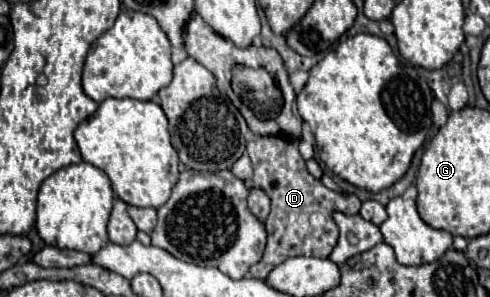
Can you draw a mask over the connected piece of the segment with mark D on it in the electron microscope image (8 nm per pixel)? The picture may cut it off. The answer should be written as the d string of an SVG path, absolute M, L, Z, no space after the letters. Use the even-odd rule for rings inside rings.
M259 136L257 140L251 140L247 144L247 154L253 162L255 176L253 176L253 186L265 190L271 198L271 214L265 220L267 226L267 248L263 254L263 260L253 264L249 274L253 278L265 280L267 274L285 262L291 256L319 256L319 258L329 258L333 252L337 238L339 238L339 228L331 218L333 210L339 210L347 216L359 214L361 200L355 194L341 196L339 192L333 192L323 186L321 180L313 178L305 166L305 160L299 154L297 142L281 136ZM311 214L323 214L325 224L321 228L313 228L309 218Z

